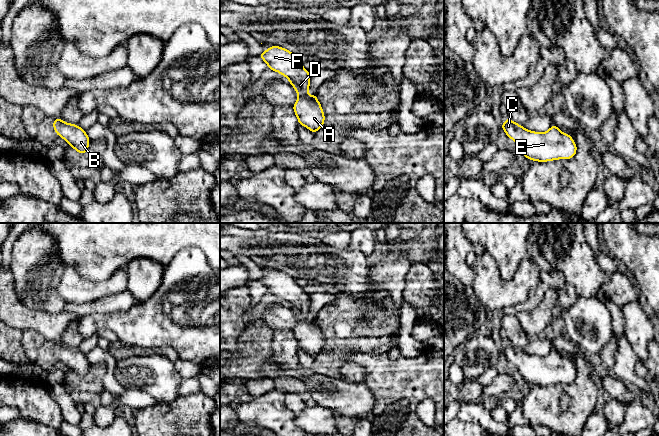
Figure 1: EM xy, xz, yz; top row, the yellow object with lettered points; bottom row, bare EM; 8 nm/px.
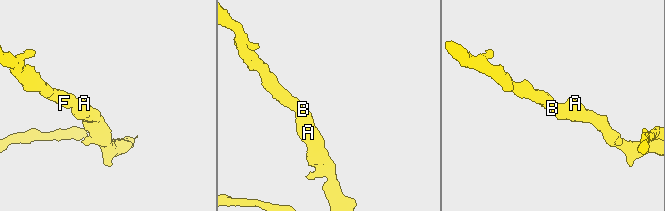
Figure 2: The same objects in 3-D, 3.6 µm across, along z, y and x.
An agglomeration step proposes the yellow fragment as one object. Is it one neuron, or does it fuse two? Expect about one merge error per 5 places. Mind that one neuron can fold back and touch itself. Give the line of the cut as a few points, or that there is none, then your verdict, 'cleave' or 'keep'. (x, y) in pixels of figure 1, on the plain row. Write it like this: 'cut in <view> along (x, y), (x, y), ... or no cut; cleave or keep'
no cut; keep

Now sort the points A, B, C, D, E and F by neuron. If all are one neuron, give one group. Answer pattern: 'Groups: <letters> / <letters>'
Groups: A B C D E F

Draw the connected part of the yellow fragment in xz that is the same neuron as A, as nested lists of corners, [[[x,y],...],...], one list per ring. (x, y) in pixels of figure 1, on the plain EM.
[[[274,269],[259,279],[267,287],[267,292],[289,303],[289,307],[298,318],[298,323],[292,330],[298,342],[298,348],[315,358],[325,346],[324,335],[316,317],[311,321],[308,320],[310,296],[303,292],[303,288],[295,280],[289,274]]]

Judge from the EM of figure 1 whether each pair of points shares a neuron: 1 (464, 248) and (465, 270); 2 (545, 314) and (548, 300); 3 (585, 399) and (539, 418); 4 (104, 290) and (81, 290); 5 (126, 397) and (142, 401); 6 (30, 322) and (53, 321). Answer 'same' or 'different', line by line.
1: same
2: same
3: same
4: same
5: same
6: same

